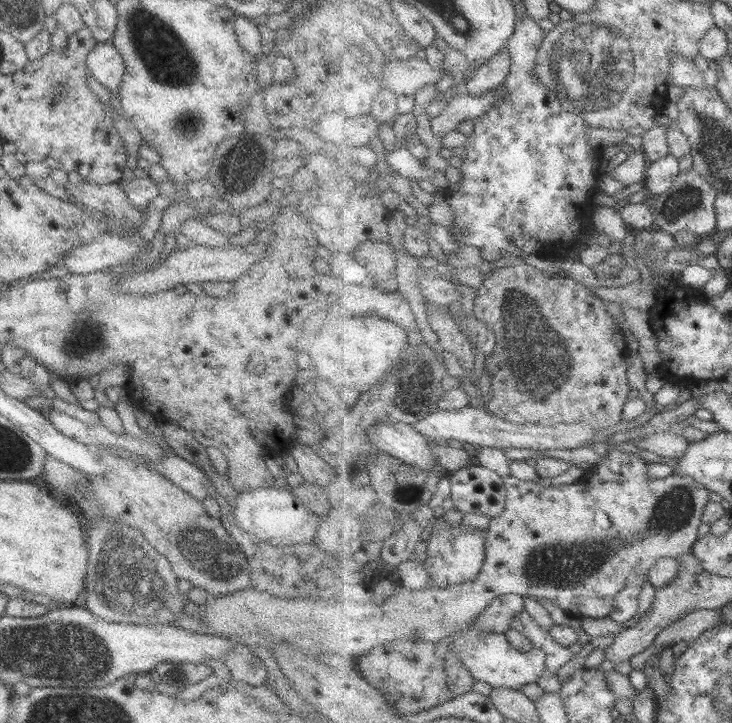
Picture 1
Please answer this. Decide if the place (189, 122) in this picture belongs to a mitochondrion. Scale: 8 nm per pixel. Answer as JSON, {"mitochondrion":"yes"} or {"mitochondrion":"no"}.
{"mitochondrion":"yes"}

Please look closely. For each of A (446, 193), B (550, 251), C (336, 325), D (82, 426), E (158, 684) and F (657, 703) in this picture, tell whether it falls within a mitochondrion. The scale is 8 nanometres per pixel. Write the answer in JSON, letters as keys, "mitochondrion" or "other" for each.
{"A":"other","B":"other","C":"other","D":"other","E":"other","F":"other"}

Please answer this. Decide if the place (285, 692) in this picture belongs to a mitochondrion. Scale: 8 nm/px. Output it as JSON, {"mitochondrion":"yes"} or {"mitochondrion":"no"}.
{"mitochondrion":"no"}

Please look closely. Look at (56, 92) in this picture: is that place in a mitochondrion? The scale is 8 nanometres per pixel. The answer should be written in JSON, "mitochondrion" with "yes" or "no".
{"mitochondrion":"yes"}

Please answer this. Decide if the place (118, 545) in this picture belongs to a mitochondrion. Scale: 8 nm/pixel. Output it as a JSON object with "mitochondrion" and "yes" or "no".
{"mitochondrion":"yes"}

